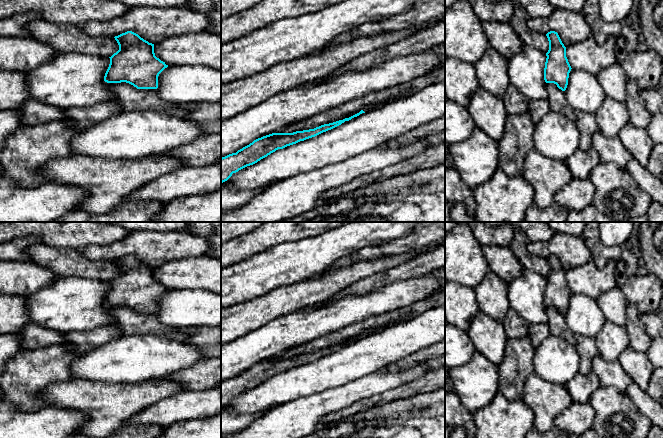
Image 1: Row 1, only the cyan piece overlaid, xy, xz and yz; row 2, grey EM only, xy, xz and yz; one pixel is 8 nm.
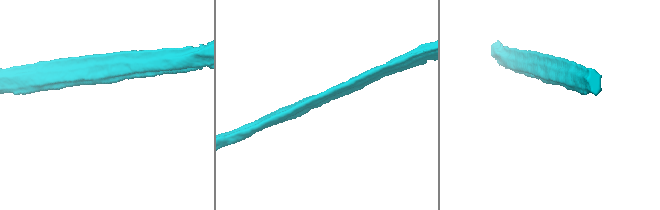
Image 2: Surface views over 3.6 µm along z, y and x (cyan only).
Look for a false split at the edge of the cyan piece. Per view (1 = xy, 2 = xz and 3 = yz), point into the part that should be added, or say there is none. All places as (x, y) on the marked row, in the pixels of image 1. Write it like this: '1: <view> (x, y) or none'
1: none
2: none
3: none

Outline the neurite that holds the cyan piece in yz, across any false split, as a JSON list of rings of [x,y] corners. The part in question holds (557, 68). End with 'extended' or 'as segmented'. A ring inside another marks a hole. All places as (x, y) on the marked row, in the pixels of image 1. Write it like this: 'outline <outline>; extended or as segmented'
outline [[[550,31],[546,36],[549,41],[549,50],[546,53],[544,80],[546,83],[556,84],[559,89],[565,91],[572,69],[566,57],[566,47],[557,32]]]; as segmented

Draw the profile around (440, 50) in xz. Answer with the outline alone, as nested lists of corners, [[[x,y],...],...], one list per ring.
[[[445,43],[435,48],[436,53],[440,56],[440,61],[436,69],[445,67]]]

